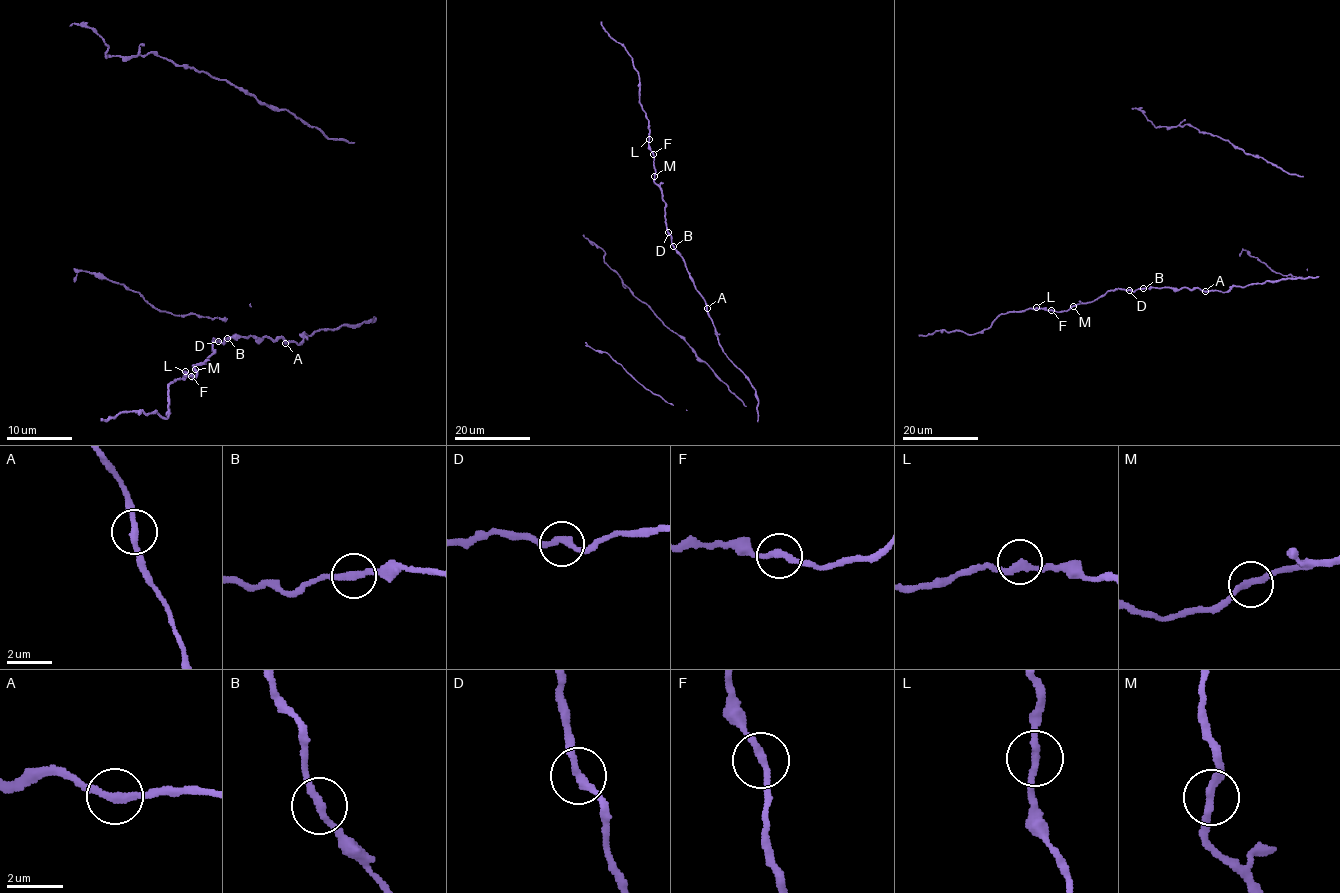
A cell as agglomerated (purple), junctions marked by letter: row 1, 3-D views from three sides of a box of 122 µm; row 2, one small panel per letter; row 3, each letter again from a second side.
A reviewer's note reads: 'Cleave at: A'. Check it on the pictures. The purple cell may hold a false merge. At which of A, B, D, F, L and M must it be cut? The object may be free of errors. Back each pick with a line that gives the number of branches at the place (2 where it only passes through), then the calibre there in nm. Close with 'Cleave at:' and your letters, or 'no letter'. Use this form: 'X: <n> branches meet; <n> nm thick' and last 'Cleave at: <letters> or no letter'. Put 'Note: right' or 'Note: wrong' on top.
Note: right
A: 2 branches meet; 280 nm thick
Cleave at: A

